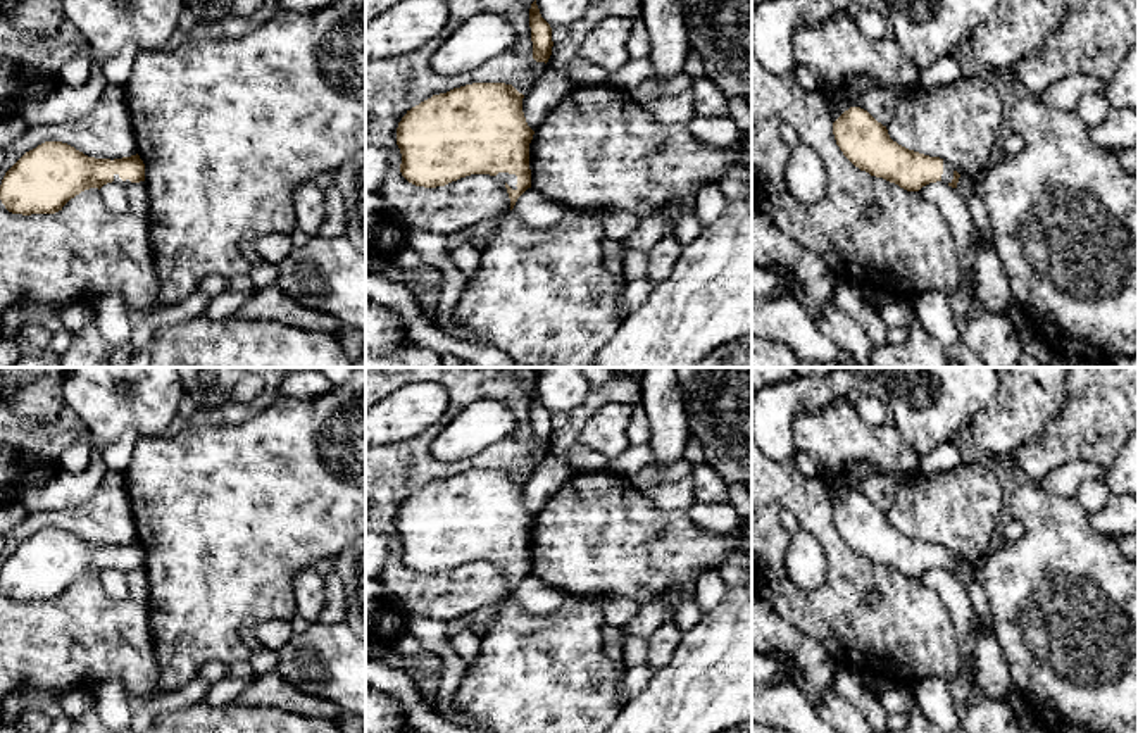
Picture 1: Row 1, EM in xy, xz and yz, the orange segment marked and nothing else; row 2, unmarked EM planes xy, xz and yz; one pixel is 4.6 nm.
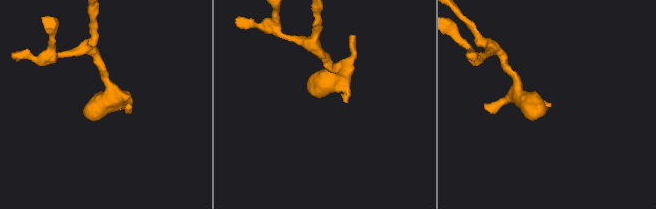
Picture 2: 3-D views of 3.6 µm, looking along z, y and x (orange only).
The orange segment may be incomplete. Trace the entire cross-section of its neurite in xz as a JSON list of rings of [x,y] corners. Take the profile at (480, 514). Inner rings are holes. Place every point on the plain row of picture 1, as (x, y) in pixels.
[[[472,469],[412,493],[397,514],[400,559],[409,569],[424,574],[445,573],[471,561],[498,562],[505,569],[510,597],[498,607],[495,623],[479,631],[479,655],[467,666],[453,697],[460,712],[485,721],[495,733],[603,733],[624,704],[619,683],[628,664],[605,655],[607,630],[600,598],[567,595],[564,604],[547,616],[528,614],[512,598],[517,585],[531,574],[529,529],[535,517],[526,509],[522,485],[512,471]]]

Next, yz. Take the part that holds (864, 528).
[[[850,493],[833,509],[833,521],[843,542],[860,557],[919,578],[929,569],[941,567],[957,574],[960,561],[940,543],[909,536],[888,521],[867,497]]]

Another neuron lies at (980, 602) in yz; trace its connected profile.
[[[971,581],[971,583],[962,583],[962,586],[972,602],[972,611],[979,619],[979,623],[986,630],[993,631],[993,617],[991,617],[990,604],[981,585],[978,581]]]

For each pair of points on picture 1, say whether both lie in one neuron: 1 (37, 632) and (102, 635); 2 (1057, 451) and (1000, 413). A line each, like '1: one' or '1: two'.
1: one
2: two

